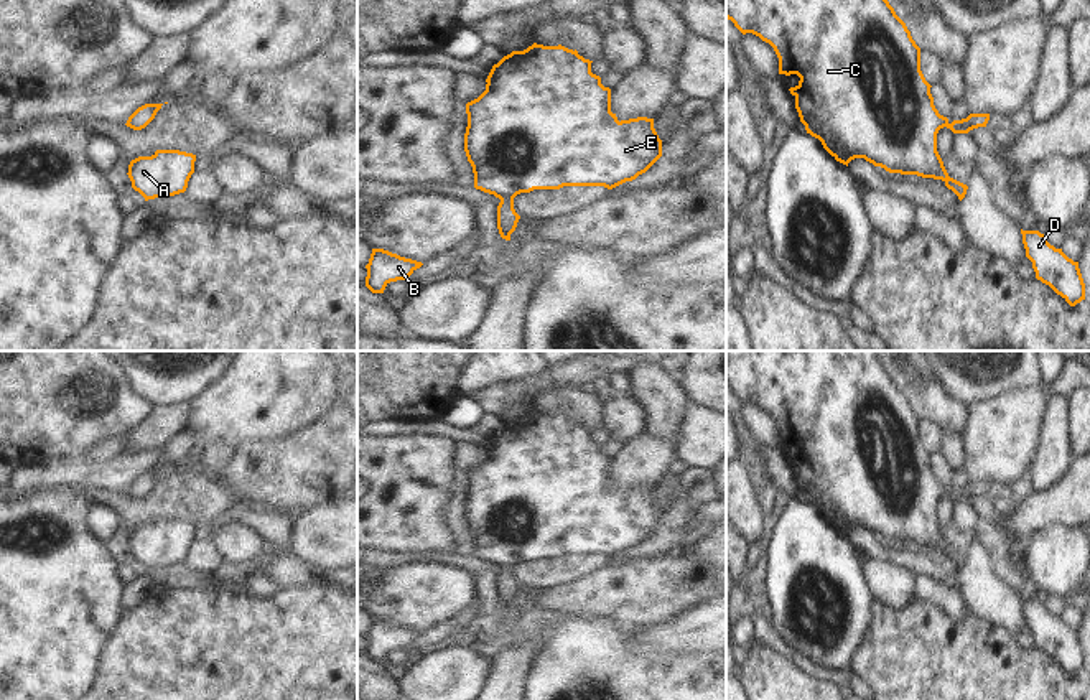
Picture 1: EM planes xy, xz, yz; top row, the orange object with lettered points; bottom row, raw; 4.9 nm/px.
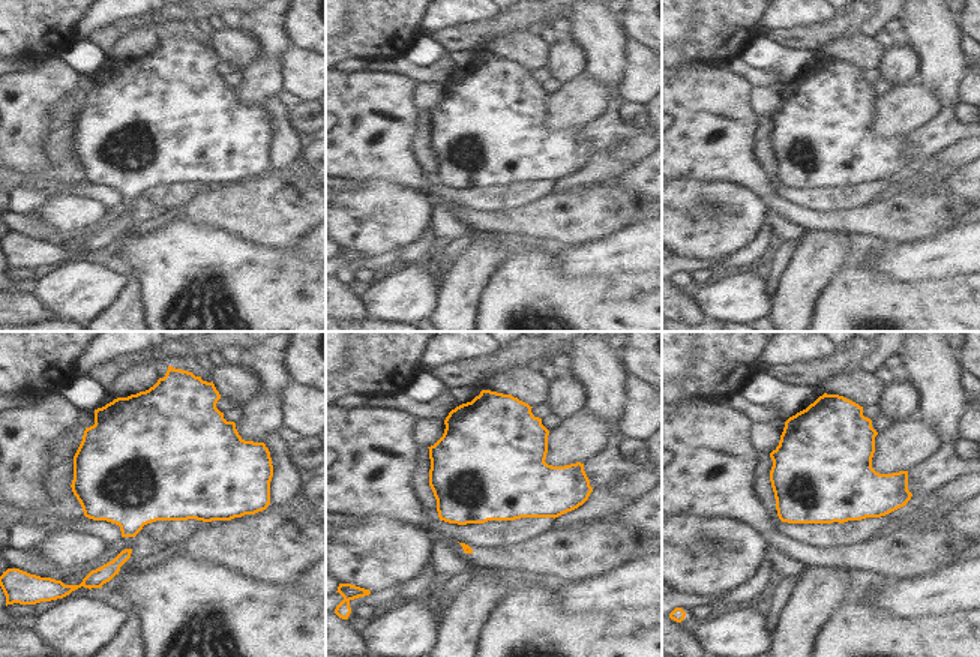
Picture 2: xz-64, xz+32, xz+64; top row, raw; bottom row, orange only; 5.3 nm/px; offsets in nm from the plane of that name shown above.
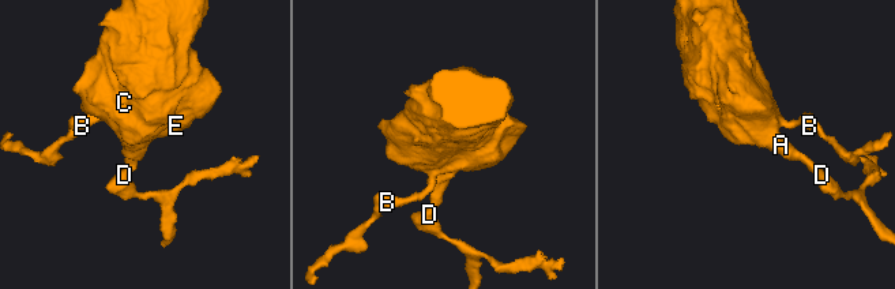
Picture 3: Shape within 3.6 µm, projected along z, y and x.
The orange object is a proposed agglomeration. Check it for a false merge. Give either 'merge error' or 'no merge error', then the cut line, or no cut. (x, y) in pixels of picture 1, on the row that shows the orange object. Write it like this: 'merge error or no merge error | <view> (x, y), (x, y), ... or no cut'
no merge error | no cut

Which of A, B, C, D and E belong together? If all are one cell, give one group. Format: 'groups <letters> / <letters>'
groups A B C D E

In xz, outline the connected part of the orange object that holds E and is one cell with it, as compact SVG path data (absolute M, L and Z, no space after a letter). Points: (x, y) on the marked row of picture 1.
M533 43L524 51L512 51L492 66L486 91L466 104L468 127L464 152L474 173L474 188L501 199L497 206L497 229L510 240L520 216L514 209L514 198L533 189L560 189L563 186L604 186L613 189L645 173L662 156L662 140L654 128L654 119L637 117L617 120L611 112L611 89L591 72L589 59L561 44L543 46Z

